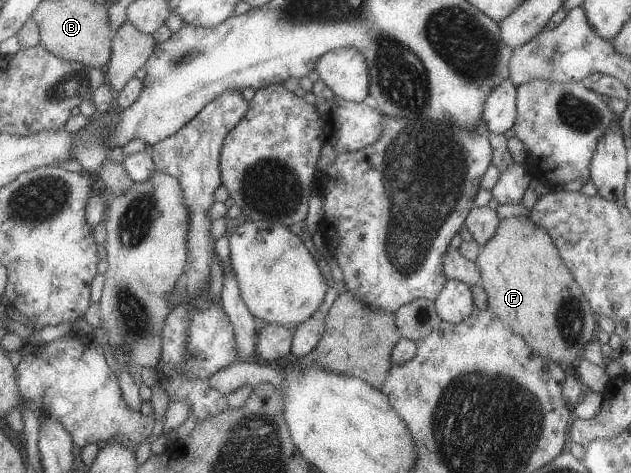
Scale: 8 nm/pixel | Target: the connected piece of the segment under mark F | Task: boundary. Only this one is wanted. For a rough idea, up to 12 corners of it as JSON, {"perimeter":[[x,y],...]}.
{"perimeter":[[500,219],[476,264],[493,313],[575,371],[598,317],[547,231]]}

